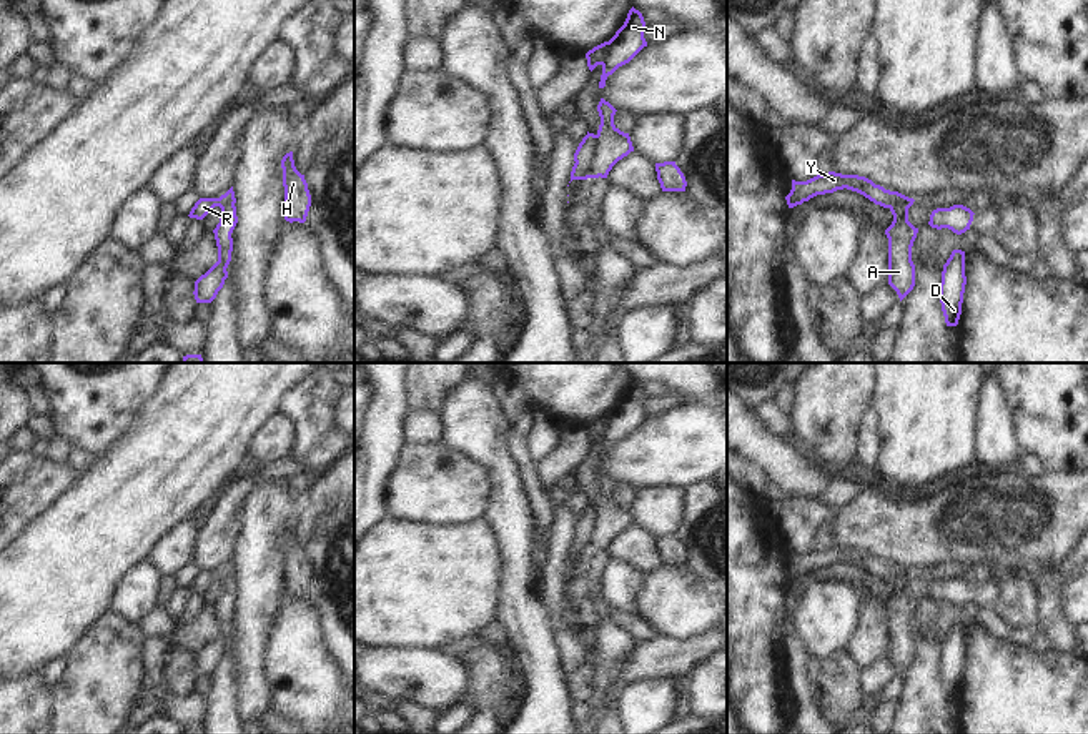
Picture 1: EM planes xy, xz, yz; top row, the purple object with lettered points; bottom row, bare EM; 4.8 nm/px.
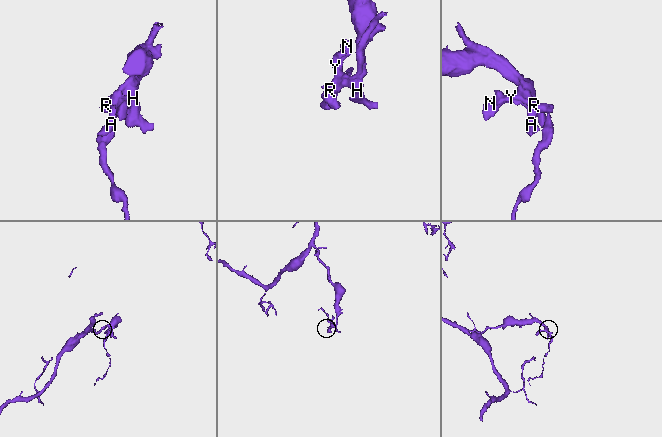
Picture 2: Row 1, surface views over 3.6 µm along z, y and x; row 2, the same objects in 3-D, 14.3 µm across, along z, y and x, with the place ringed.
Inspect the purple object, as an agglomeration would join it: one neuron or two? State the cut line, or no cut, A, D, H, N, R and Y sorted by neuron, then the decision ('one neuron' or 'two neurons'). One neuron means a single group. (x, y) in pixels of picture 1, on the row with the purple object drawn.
cut xz (598, 135), (589, 177); groups A H N / D R Y; two neurons

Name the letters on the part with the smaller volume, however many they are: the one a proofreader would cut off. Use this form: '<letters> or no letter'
D, R, Y

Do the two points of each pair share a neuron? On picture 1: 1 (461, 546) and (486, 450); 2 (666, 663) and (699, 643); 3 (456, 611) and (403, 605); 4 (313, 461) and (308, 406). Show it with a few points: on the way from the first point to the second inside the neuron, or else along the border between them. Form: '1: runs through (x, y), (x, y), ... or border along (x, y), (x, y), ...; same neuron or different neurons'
1: border along (481, 516), (489, 526), (499, 551); different neurons
2: runs through (674, 656), (691, 649); same neuron
3: runs through (443, 605), (416, 605); same neuron
4: runs through (313, 448), (313, 420); same neuron

